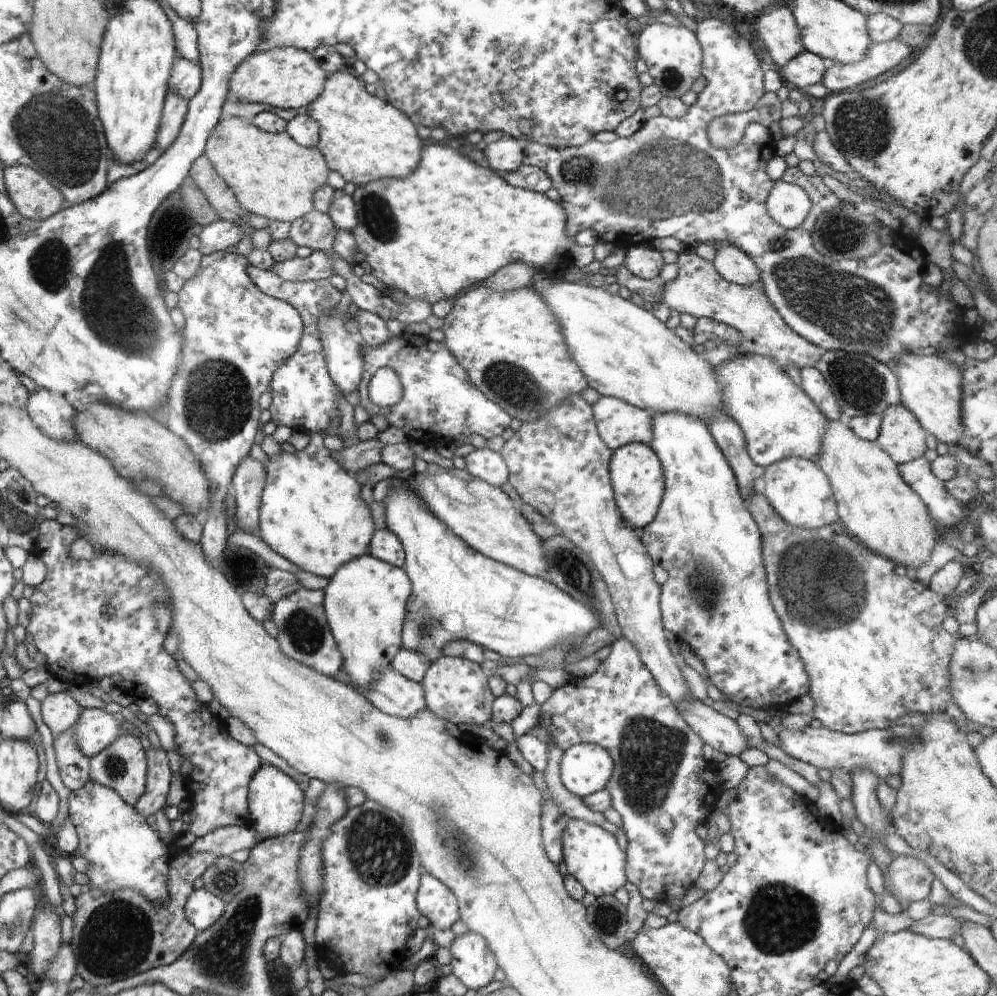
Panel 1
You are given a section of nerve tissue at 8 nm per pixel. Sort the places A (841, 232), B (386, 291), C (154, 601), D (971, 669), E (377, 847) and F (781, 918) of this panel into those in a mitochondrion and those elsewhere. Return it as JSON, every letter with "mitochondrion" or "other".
{"A":"mitochondrion","B":"other","C":"mitochondrion","D":"mitochondrion","E":"mitochondrion","F":"mitochondrion"}

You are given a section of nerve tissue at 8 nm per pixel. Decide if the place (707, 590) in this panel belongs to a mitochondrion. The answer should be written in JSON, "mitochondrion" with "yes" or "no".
{"mitochondrion":"yes"}

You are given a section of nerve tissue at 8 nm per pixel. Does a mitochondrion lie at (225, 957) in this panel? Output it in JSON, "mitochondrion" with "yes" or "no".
{"mitochondrion":"yes"}

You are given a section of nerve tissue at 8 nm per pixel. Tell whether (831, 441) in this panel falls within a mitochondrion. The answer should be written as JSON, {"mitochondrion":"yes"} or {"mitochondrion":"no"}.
{"mitochondrion":"no"}

